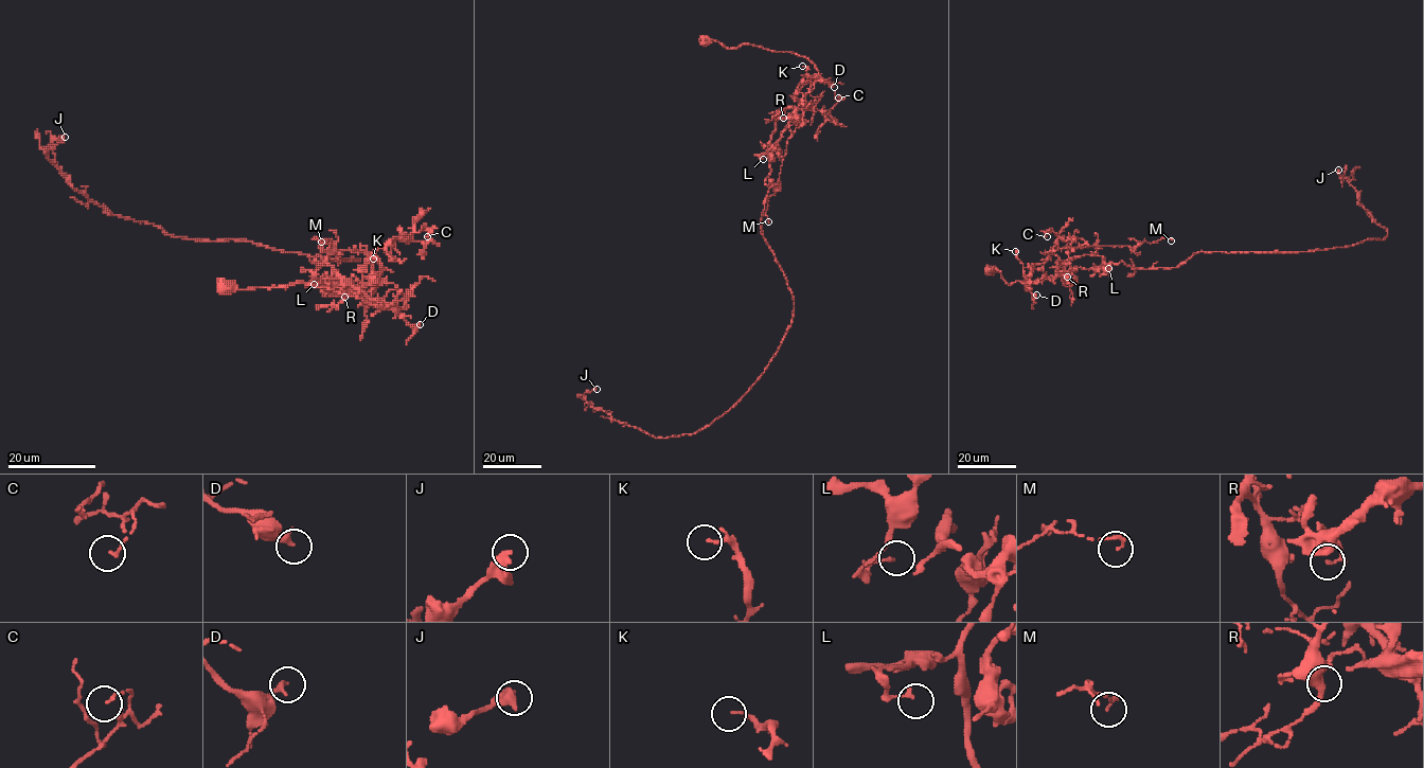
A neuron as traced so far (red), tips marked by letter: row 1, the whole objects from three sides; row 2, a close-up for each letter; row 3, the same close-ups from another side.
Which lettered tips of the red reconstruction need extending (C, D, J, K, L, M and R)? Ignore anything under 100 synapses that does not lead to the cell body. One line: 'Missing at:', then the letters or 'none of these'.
Missing at: none of these

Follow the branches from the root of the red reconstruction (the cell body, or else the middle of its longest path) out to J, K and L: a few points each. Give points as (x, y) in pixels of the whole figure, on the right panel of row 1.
J: (990, 270), (1030, 285), (1109, 263), (1175, 268), (1202, 251), (1384, 239), (1387, 229), (1338, 170)
K: (990, 270), (998, 271), (995, 267), (1010, 284), (1030, 285), (1043, 279), (1043, 270), (1025, 268), (1015, 251)
L: (990, 270), (1010, 284), (1030, 285), (1083, 254), (1101, 256), (1108, 268)

